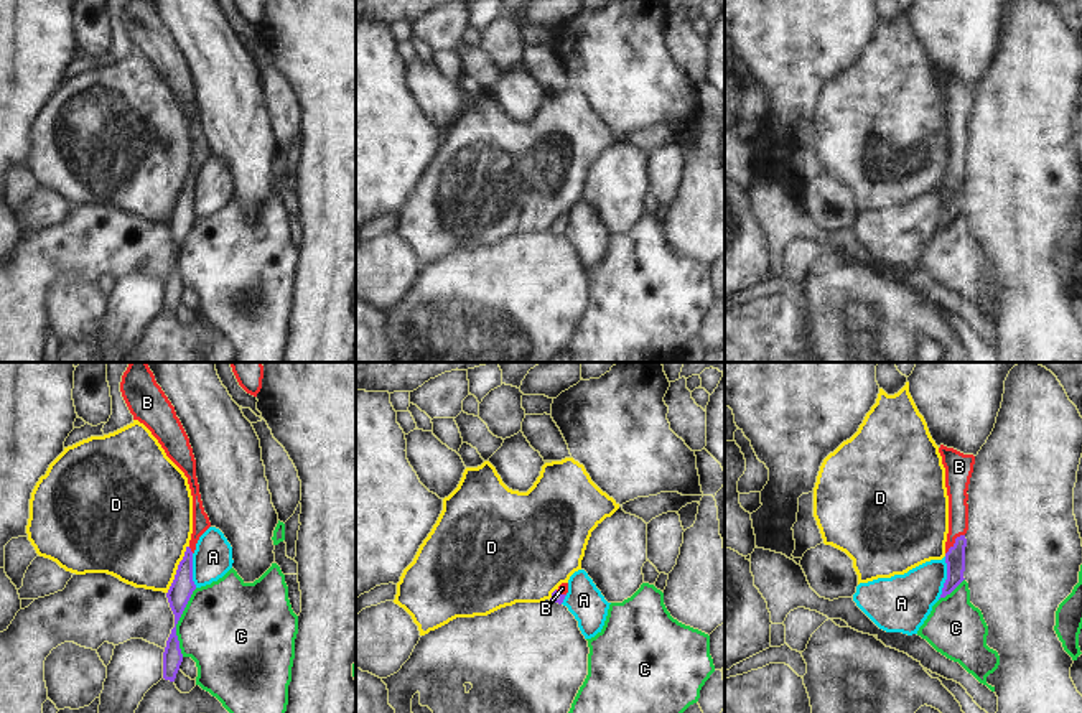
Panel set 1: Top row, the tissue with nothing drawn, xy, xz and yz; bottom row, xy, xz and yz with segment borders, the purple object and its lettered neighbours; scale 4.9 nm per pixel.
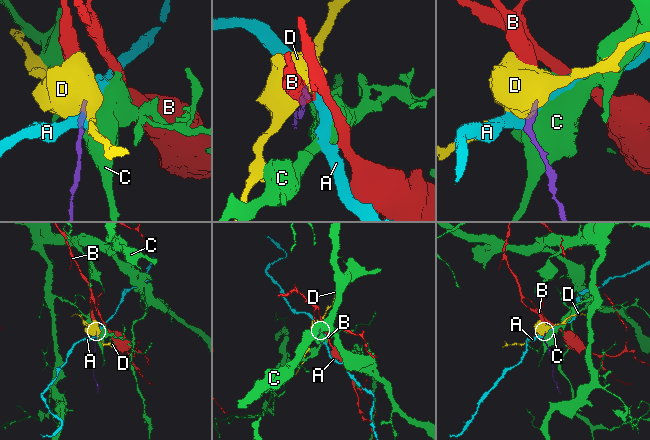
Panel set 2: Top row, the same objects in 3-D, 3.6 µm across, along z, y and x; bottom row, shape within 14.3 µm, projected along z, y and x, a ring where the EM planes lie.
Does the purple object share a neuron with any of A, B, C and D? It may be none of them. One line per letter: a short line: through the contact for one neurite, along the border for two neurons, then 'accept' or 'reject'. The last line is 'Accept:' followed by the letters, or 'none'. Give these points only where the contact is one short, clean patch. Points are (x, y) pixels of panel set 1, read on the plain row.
A: line yz (946, 188), (946, 213), (937, 229); reject
B: line yz (956, 188), (956, 173), (957, 125); accept
C: line xy (196, 219), (177, 256), (181, 287); reject
D: line xy (188, 177), (167, 224); reject
Accept: B

